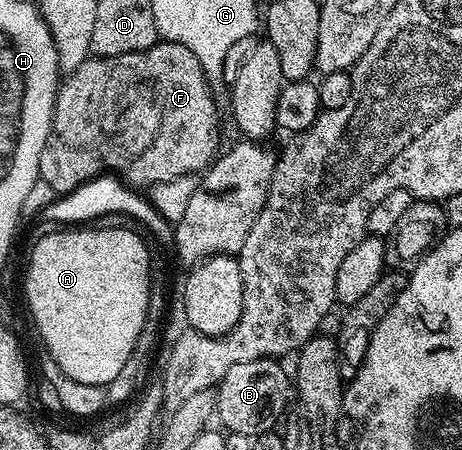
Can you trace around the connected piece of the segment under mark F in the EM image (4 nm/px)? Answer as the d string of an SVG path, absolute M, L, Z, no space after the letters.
M163 39L157 40L155 45L142 51L134 51L117 57L89 56L87 61L80 64L73 73L63 78L59 91L56 92L56 107L52 116L52 130L46 139L46 147L42 147L40 160L40 180L50 183L53 194L63 195L72 193L84 181L101 175L115 175L120 181L132 187L140 185L160 185L163 181L174 183L180 177L188 177L192 173L199 174L208 168L217 156L220 141L220 113L216 110L216 101L212 98L213 86L202 71L202 65L194 56L190 47L182 47L182 43L174 43Z

